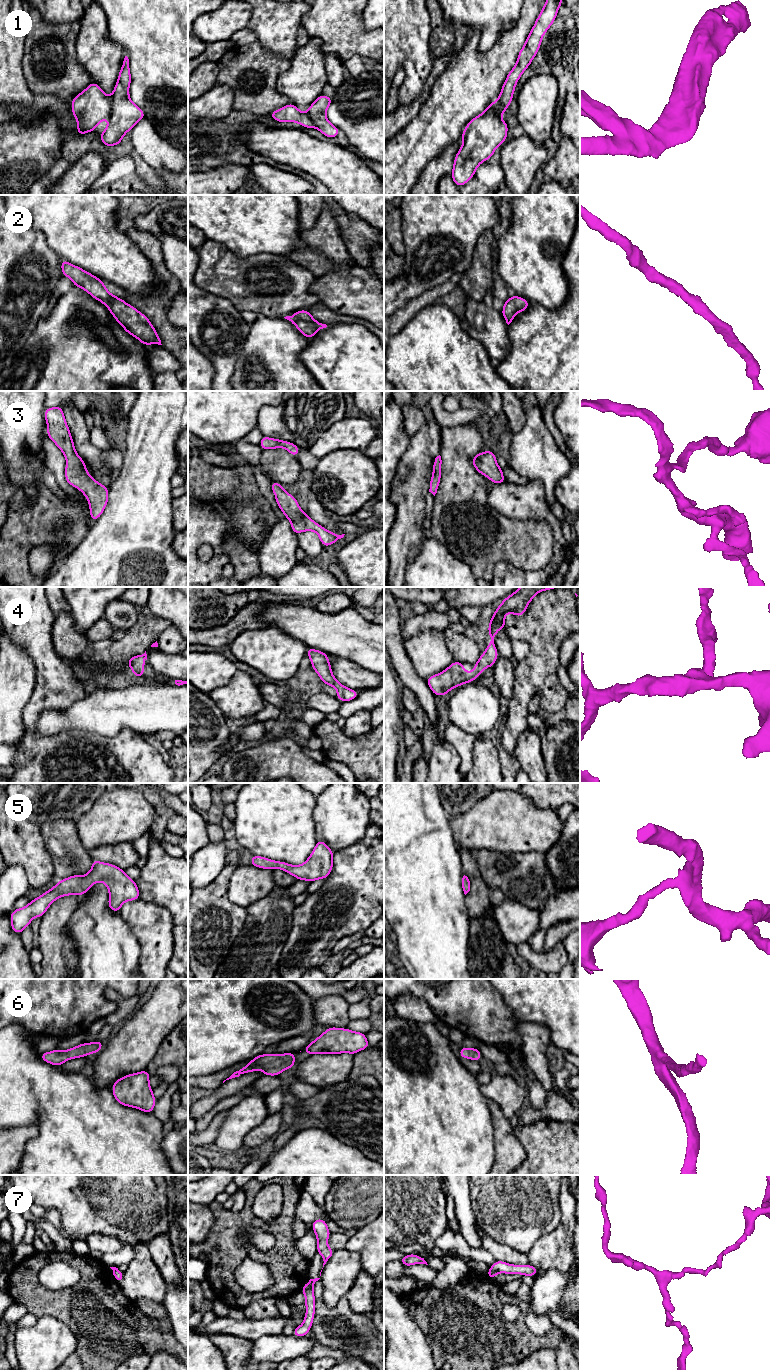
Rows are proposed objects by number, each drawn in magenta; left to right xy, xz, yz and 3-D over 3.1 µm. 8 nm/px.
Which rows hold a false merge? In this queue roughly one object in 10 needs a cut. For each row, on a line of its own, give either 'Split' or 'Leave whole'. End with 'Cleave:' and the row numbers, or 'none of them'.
1: Leave whole
2: Leave whole
3: Leave whole
4: Leave whole
5: Leave whole
6: Leave whole
7: Split
Cleave: 7

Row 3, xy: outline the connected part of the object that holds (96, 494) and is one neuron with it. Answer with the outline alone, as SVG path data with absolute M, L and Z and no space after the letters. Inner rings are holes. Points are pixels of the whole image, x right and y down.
M61 405L46 408L44 417L47 436L66 458L65 480L85 495L89 503L90 517L95 522L107 506L109 489L88 474L86 463L76 452Z

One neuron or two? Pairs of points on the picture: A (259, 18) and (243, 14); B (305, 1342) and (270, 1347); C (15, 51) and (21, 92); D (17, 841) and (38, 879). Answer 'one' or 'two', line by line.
A: two
B: one
C: one
D: one

